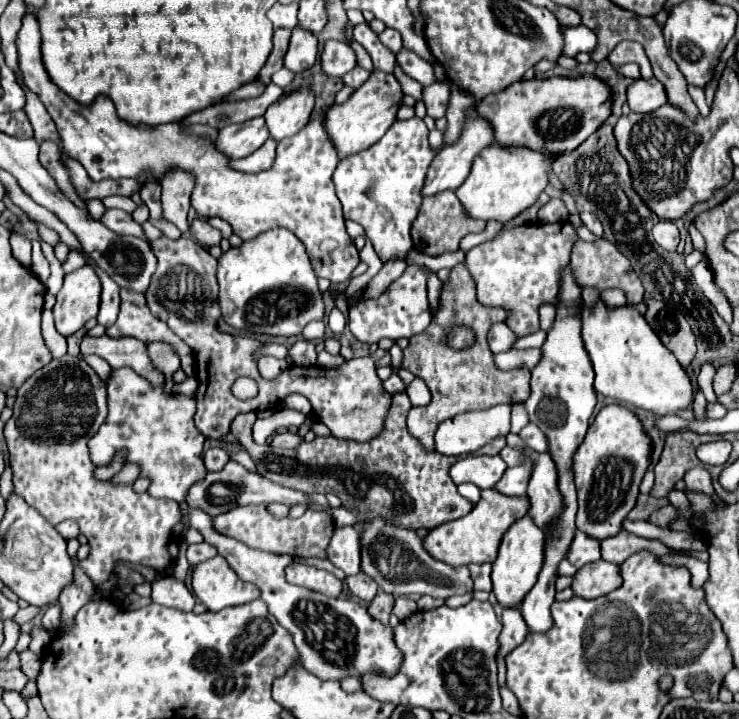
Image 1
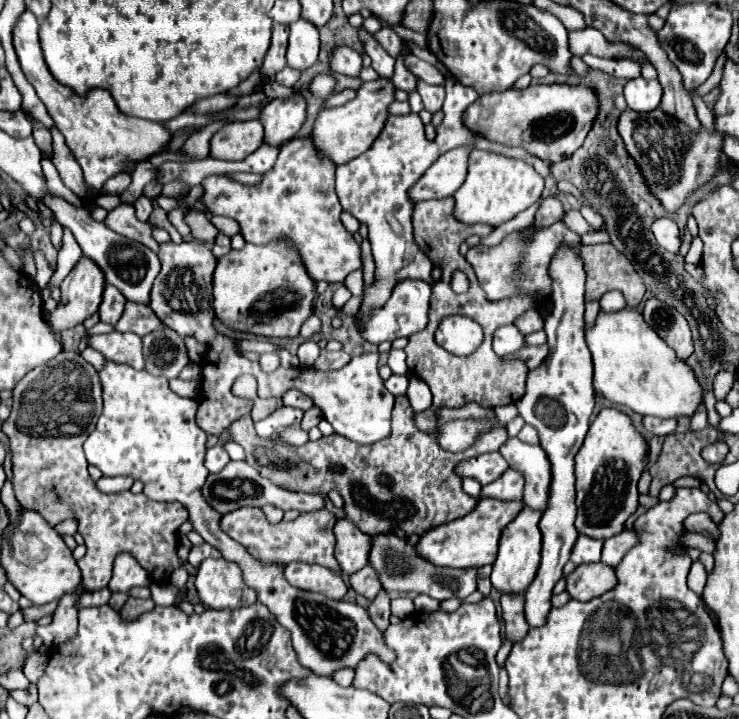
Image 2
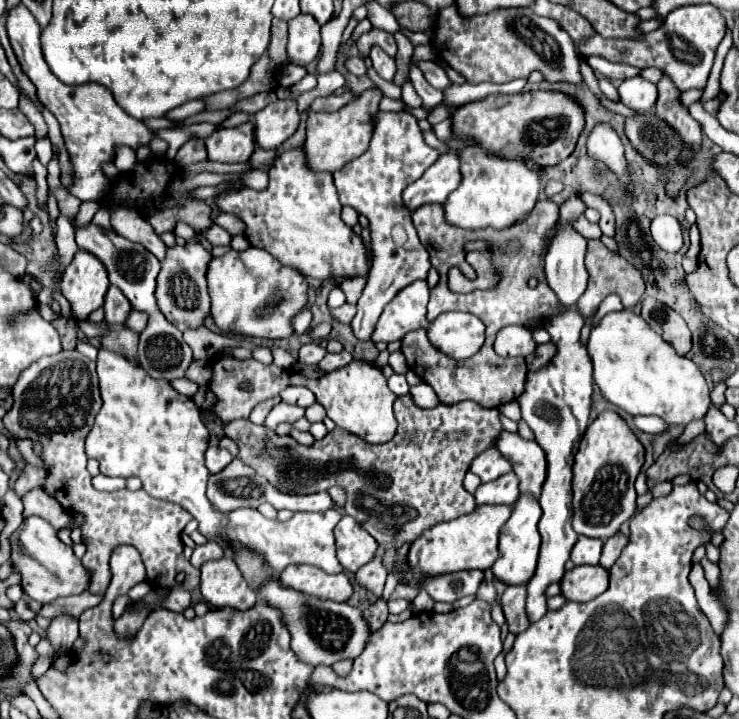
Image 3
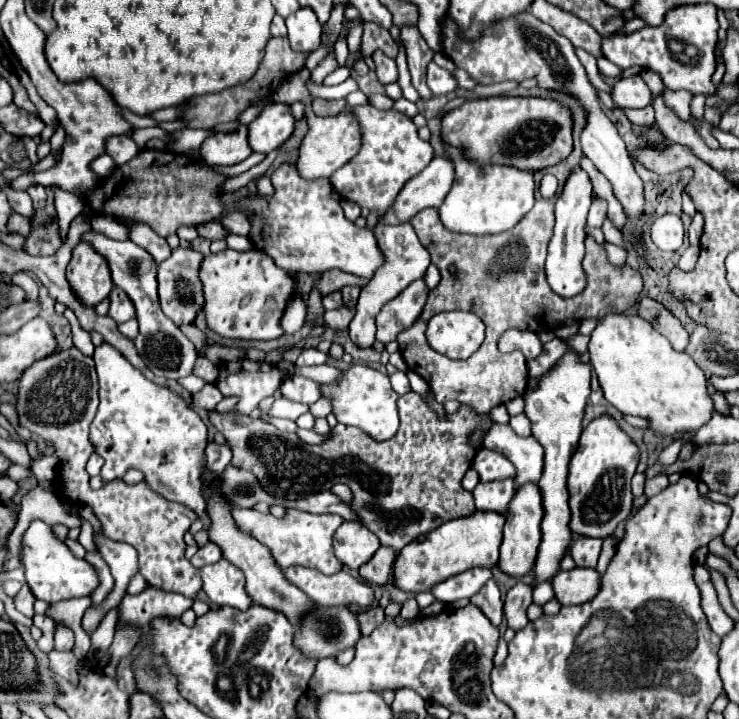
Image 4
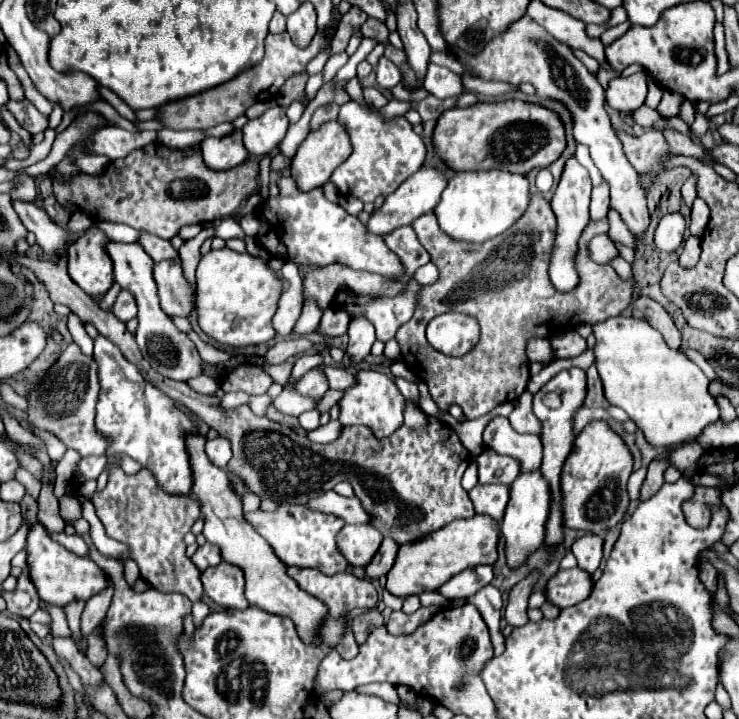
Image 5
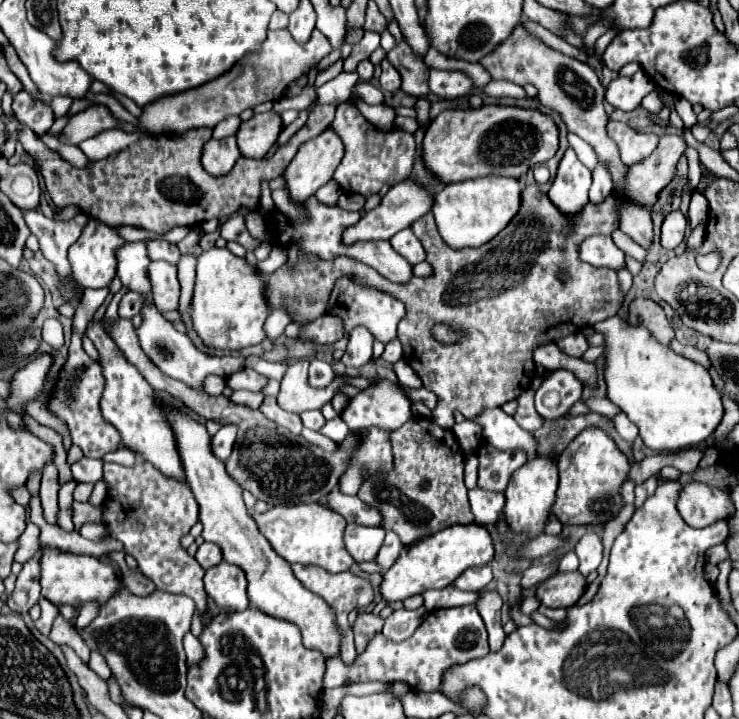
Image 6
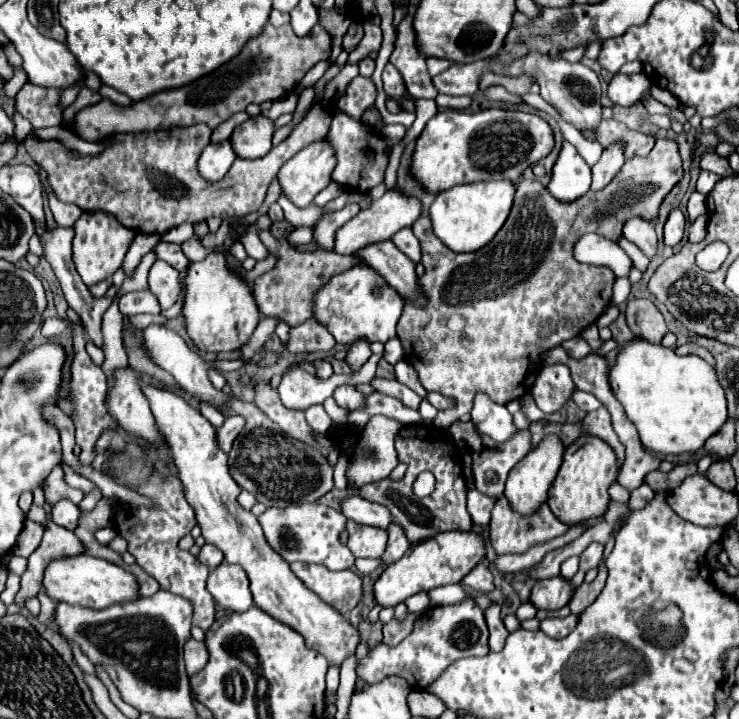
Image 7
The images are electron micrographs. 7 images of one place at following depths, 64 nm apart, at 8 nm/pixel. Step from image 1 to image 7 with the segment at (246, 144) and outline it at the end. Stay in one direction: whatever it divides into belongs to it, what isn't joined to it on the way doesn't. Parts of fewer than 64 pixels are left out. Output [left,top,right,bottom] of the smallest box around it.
[198,140,236,182]

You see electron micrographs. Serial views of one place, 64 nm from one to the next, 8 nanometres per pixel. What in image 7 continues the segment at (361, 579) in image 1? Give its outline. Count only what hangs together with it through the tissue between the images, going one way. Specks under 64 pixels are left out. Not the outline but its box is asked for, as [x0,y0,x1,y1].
[382,524,412,562]

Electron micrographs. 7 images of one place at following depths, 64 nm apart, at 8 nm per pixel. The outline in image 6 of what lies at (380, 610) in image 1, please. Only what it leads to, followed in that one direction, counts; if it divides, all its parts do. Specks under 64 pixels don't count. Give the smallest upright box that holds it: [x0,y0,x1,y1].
[353,614,384,654]

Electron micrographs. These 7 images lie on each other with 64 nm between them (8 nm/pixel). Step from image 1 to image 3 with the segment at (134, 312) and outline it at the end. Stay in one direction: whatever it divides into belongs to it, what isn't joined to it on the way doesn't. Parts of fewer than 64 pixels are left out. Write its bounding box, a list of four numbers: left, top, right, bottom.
[126,310,146,332]

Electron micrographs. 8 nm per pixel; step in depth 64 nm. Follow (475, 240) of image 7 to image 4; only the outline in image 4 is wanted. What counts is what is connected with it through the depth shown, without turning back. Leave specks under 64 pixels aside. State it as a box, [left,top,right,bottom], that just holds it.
[440,146,534,236]

